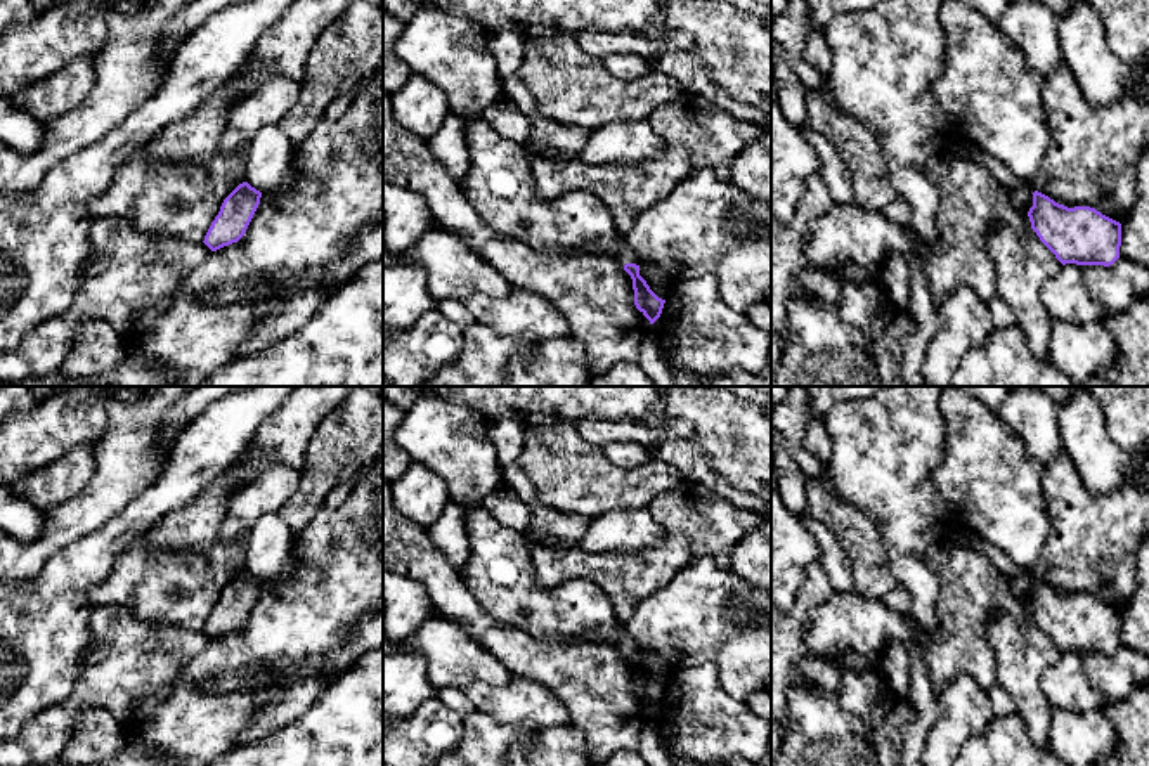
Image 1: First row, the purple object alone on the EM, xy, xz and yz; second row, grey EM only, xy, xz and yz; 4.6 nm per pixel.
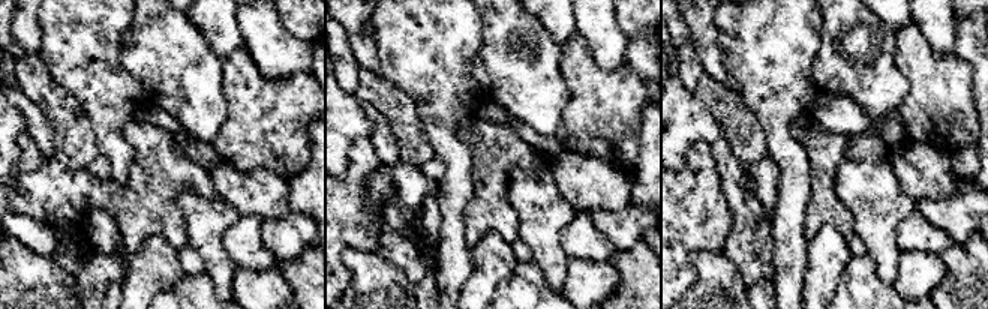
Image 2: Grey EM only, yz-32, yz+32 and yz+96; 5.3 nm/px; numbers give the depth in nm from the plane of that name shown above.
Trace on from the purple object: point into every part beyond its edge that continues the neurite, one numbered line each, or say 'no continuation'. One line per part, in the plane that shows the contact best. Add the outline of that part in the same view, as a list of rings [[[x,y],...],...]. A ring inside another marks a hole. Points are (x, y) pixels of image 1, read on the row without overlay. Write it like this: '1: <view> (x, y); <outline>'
1: xz (626, 643); [[[617,620],[615,629],[617,629],[617,638],[619,638],[617,648],[619,648],[620,655],[624,657],[626,652],[639,653],[638,645],[634,643],[634,639],[629,636],[629,633],[626,629],[626,622]]]

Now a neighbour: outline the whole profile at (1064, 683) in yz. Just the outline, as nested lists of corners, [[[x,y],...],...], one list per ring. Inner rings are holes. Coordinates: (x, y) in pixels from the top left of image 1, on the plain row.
[[[1076,652],[1061,653],[1059,660],[1043,672],[1040,685],[1054,709],[1088,714],[1104,705],[1102,695],[1083,671],[1081,653]]]

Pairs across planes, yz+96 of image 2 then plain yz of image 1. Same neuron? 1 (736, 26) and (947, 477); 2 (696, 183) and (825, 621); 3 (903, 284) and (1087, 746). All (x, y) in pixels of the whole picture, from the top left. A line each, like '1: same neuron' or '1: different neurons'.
1: different neurons
2: different neurons
3: same neuron

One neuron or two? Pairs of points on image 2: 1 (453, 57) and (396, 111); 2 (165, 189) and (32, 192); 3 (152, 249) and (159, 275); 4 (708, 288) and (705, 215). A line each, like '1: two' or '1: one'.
1: two
2: one
3: one
4: two

